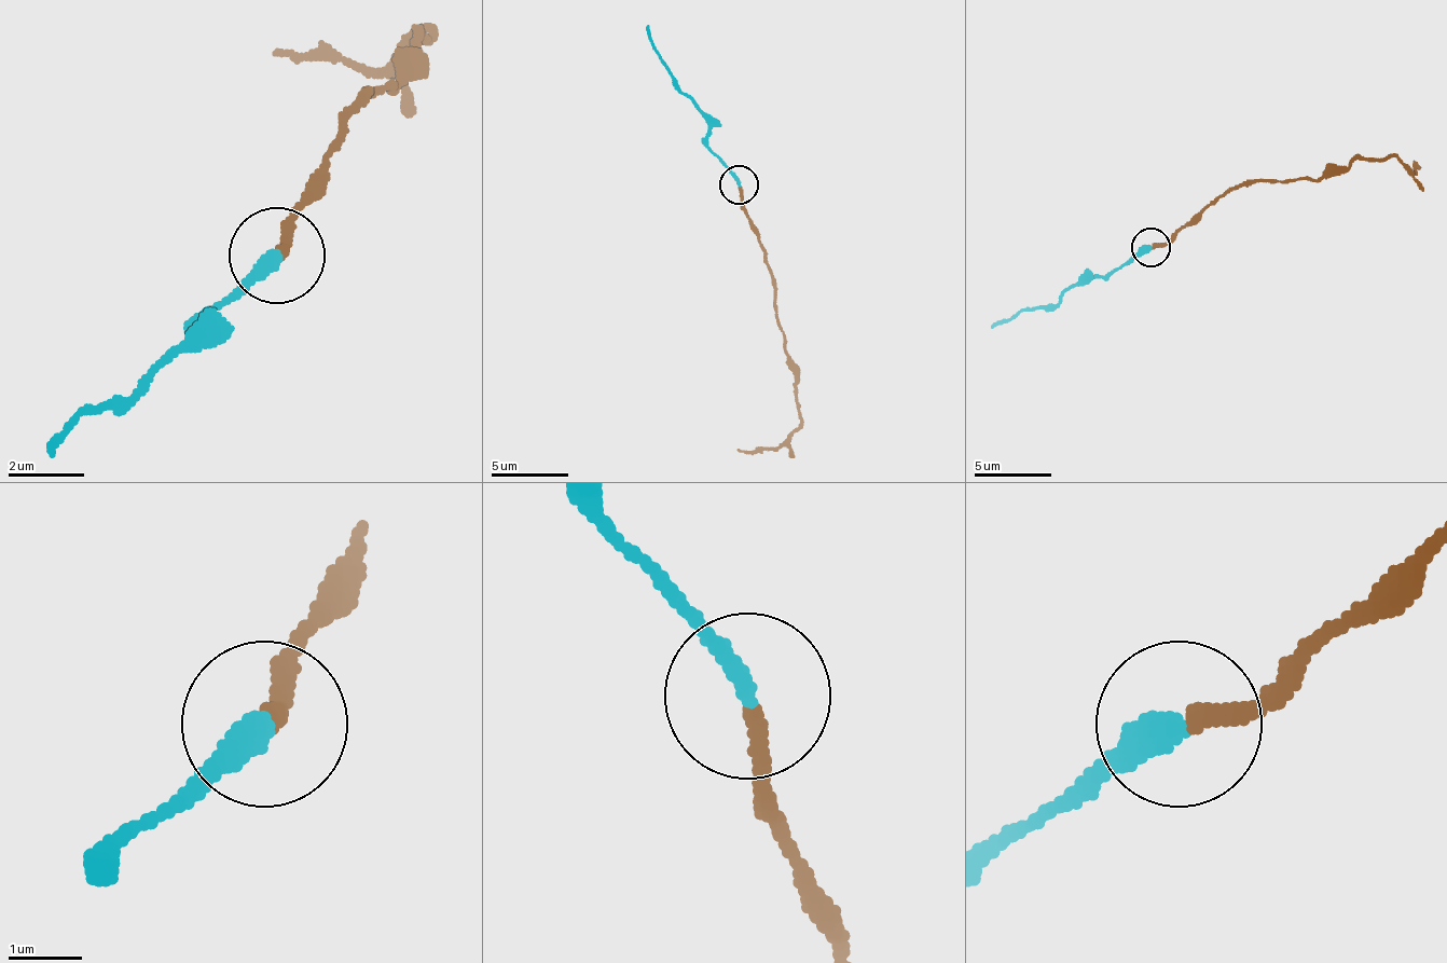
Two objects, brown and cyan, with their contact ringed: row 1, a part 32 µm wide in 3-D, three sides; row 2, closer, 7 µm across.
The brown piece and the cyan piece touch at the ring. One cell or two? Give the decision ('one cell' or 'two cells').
two cells

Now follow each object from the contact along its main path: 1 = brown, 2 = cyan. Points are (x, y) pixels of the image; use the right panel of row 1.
1: (1151, 246), (1170, 242), (1216, 200), (1244, 184), (1318, 180), (1379, 156), (1394, 156), (1414, 173), (1414, 165)
2: (1151, 246), (1108, 273), (1082, 277), (1055, 304), (1028, 307), (992, 327)

